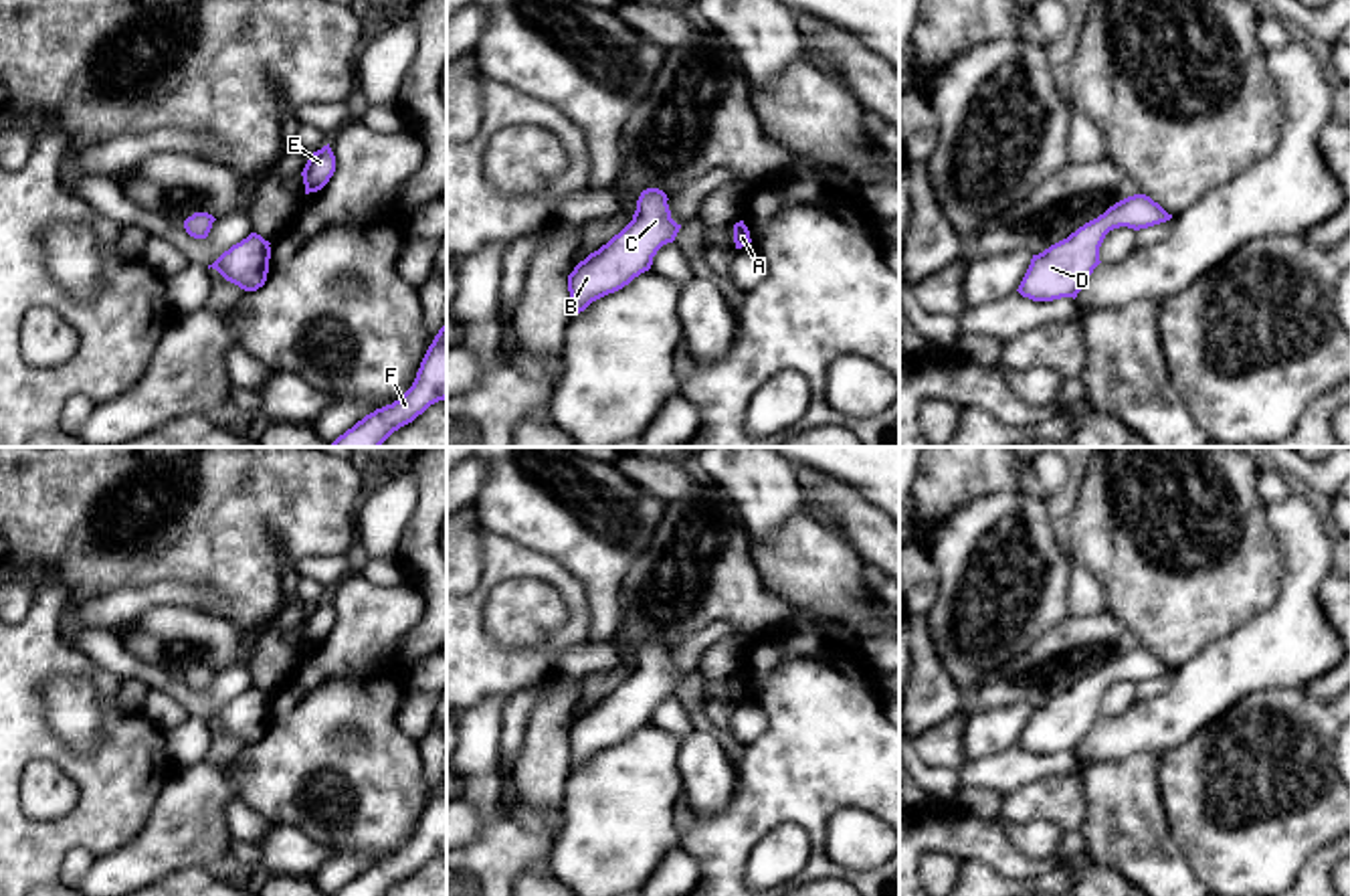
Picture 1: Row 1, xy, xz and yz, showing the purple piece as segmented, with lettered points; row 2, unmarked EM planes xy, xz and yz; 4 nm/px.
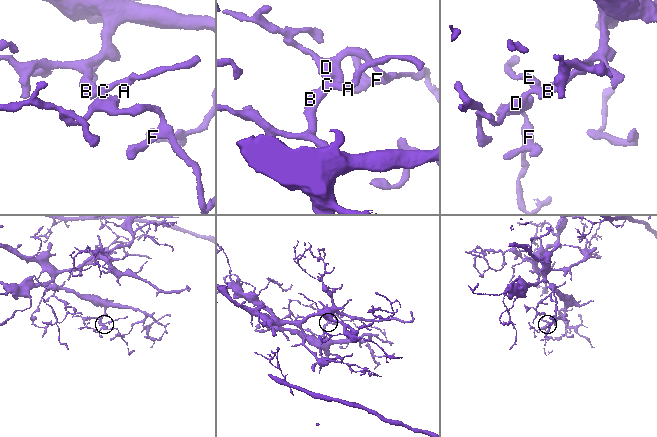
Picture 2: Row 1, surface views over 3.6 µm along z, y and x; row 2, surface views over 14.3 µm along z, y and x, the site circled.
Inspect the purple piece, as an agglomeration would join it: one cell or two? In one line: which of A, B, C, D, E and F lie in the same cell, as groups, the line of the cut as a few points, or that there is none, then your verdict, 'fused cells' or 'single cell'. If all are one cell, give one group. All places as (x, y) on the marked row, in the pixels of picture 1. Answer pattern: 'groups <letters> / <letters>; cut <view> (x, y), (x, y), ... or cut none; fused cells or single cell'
groups A B C D E F; cut none; single cell

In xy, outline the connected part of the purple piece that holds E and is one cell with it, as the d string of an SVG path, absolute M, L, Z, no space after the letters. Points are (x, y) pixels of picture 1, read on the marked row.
M327 146L313 152L301 172L305 194L321 190L335 172L335 156Z

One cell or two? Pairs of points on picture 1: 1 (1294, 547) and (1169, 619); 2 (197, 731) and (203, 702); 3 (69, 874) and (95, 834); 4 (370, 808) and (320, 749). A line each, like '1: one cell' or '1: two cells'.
1: two cells
2: two cells
3: two cells
4: one cell

